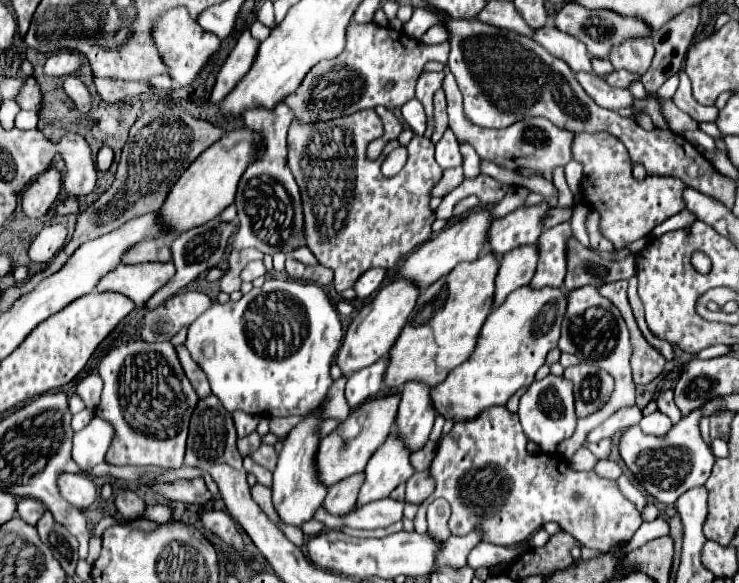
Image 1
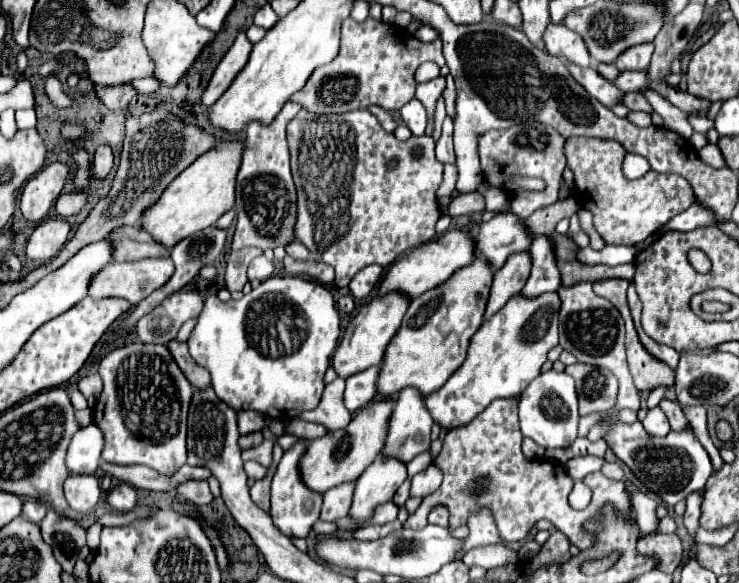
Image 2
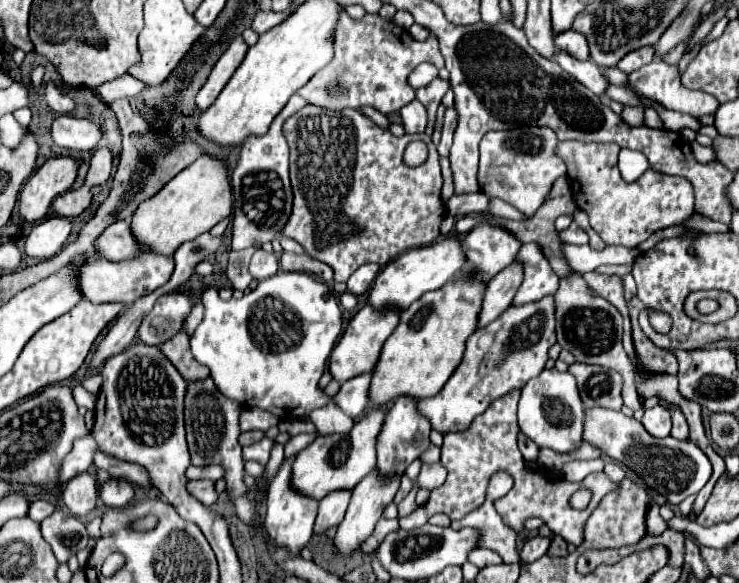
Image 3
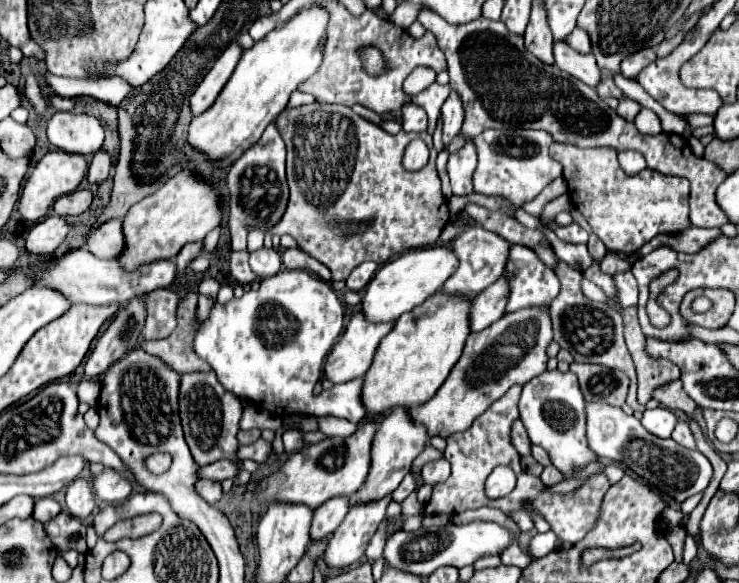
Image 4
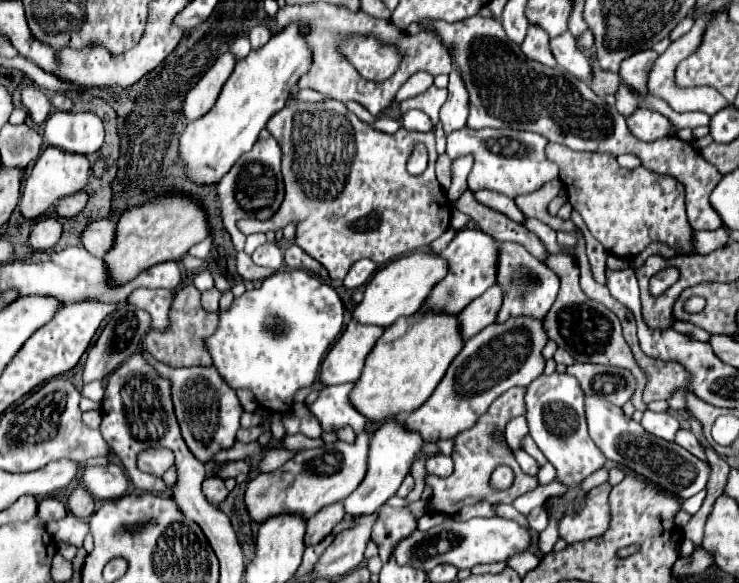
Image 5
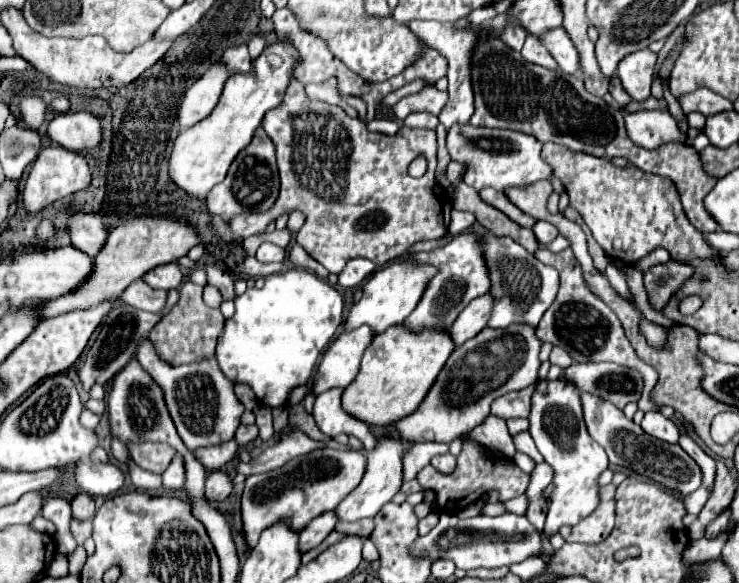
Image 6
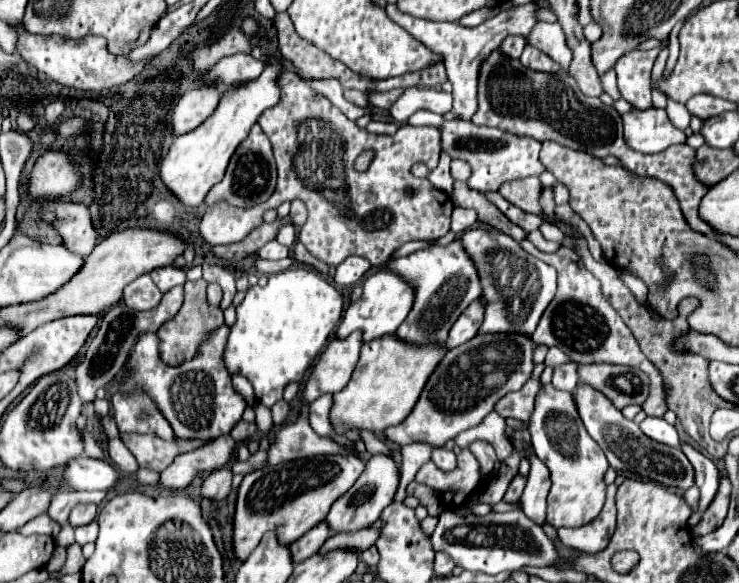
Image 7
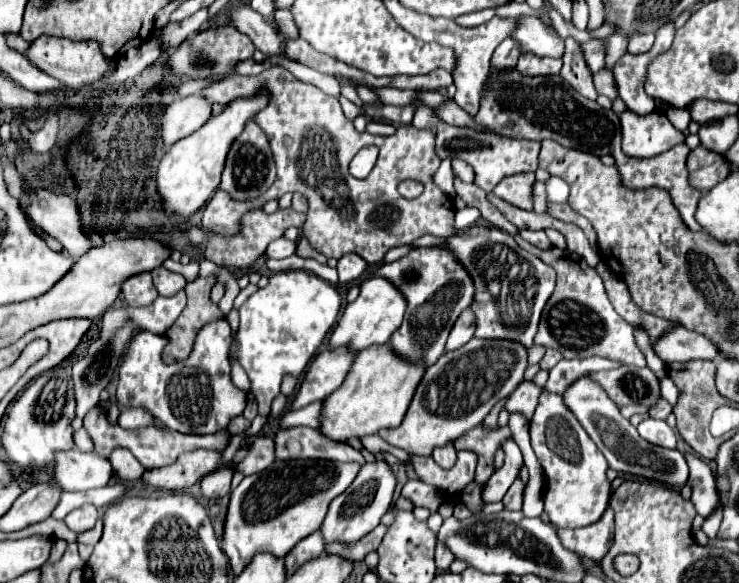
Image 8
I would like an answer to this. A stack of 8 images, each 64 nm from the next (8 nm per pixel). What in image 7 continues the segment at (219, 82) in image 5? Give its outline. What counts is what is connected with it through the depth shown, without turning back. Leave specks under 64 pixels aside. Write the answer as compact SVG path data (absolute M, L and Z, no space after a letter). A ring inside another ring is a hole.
M208 82L182 94L172 112L172 134L180 136L200 126L216 110L220 102L218 94L220 92L216 82Z

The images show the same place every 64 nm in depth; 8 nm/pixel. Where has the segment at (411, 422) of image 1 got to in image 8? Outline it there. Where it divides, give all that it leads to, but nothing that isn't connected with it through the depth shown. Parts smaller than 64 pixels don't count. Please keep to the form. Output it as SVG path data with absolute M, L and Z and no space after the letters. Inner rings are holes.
M376 460L372 464L364 464L362 470L358 472L352 488L348 492L342 492L328 510L328 516L324 518L324 524L320 526L324 534L324 542L356 542L370 530L374 530L380 524L380 518L390 510L392 496L396 488L396 474L392 472L390 464L384 460Z

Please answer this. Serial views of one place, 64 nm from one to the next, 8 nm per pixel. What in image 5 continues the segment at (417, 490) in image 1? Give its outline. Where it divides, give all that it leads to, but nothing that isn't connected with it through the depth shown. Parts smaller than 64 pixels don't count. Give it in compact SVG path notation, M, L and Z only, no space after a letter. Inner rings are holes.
M442 454L428 458L426 472L432 474L432 476L438 476L438 478L450 476L452 474L452 458L450 456L442 456Z

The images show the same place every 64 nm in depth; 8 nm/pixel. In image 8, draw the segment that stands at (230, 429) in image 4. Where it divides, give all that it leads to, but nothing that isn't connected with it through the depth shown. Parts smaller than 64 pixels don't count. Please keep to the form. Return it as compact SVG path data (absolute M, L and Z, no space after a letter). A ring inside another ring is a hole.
M226 320L206 324L198 336L192 354L184 362L164 364L160 354L164 336L152 332L138 332L136 340L128 344L128 352L120 364L120 380L116 398L120 404L144 404L164 426L182 434L214 434L226 430L228 424L244 412L246 394L230 380L228 344L232 330Z

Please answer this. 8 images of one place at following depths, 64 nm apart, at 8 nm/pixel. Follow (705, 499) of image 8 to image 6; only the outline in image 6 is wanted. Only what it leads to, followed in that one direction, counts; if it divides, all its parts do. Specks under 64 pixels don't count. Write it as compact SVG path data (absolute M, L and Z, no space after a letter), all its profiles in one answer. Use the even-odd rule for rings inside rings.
M682 434L680 436L680 440L678 440L678 444L700 464L700 468L702 468L702 472L704 472L704 486L712 486L712 482L714 482L714 472L716 472L716 464L714 464L714 458L710 458L688 434Z

